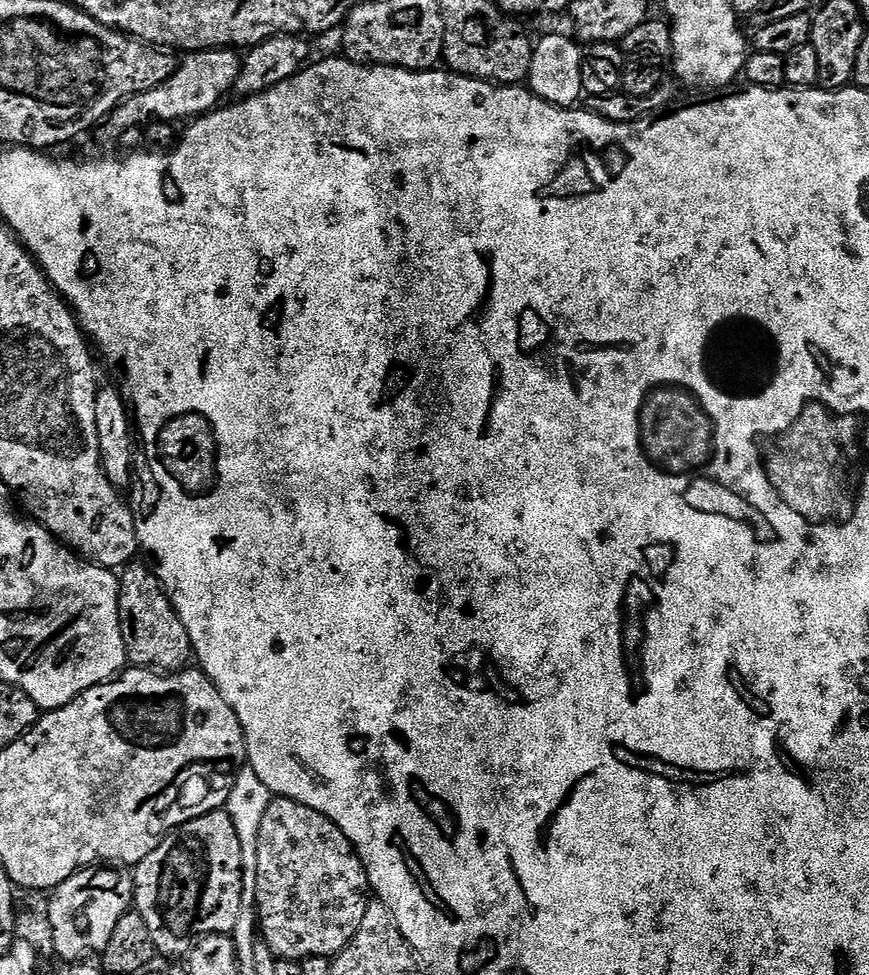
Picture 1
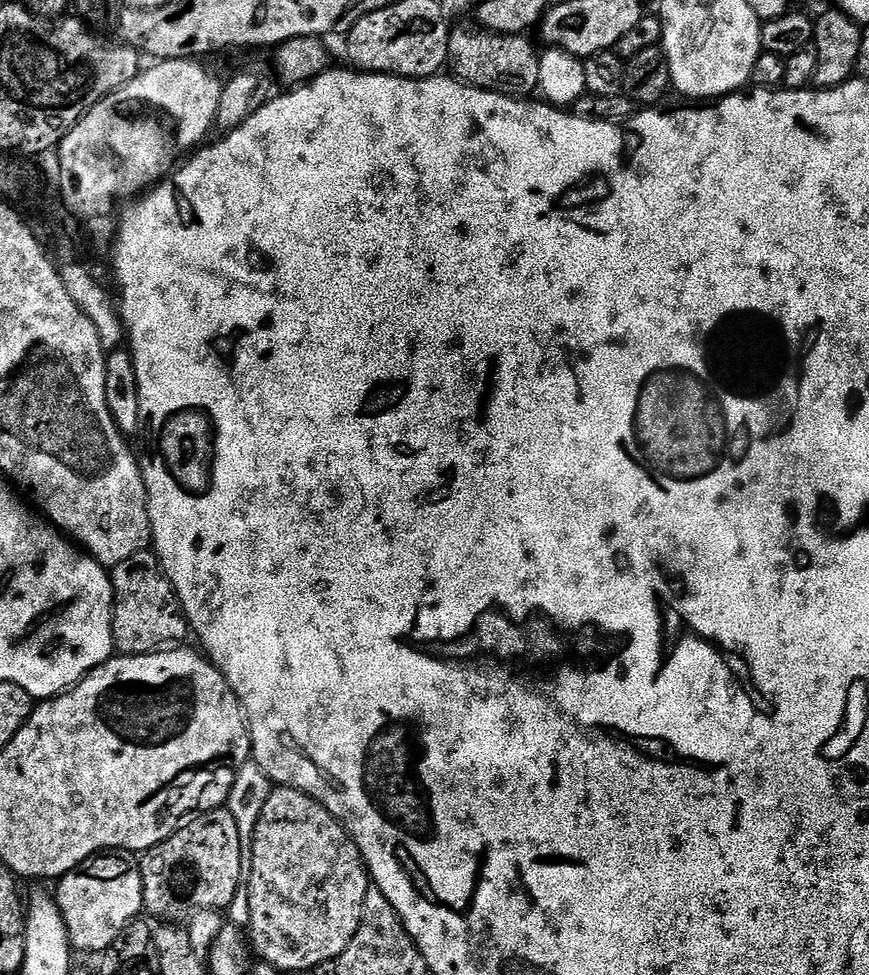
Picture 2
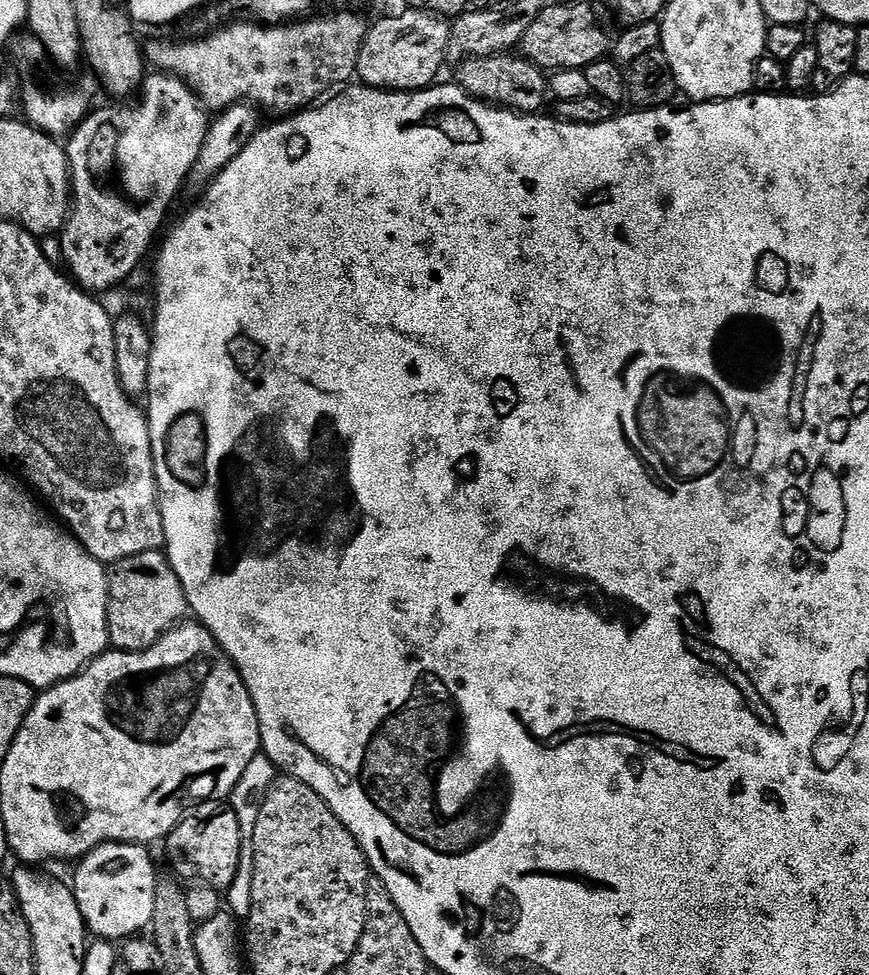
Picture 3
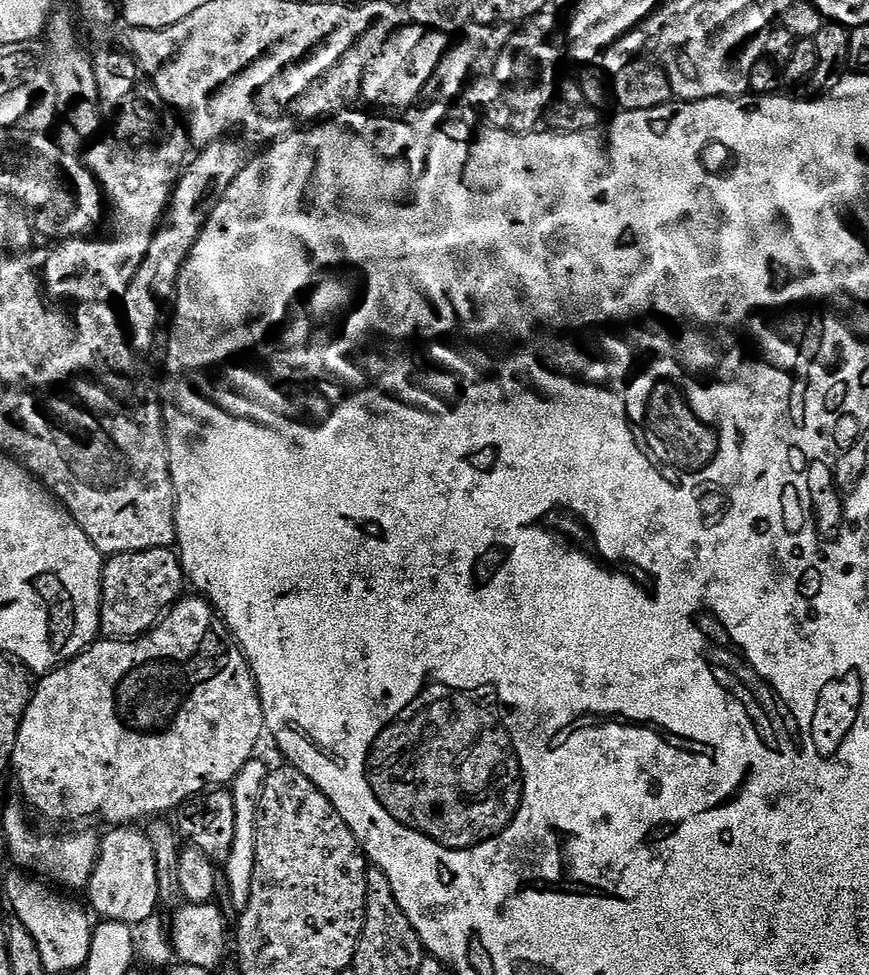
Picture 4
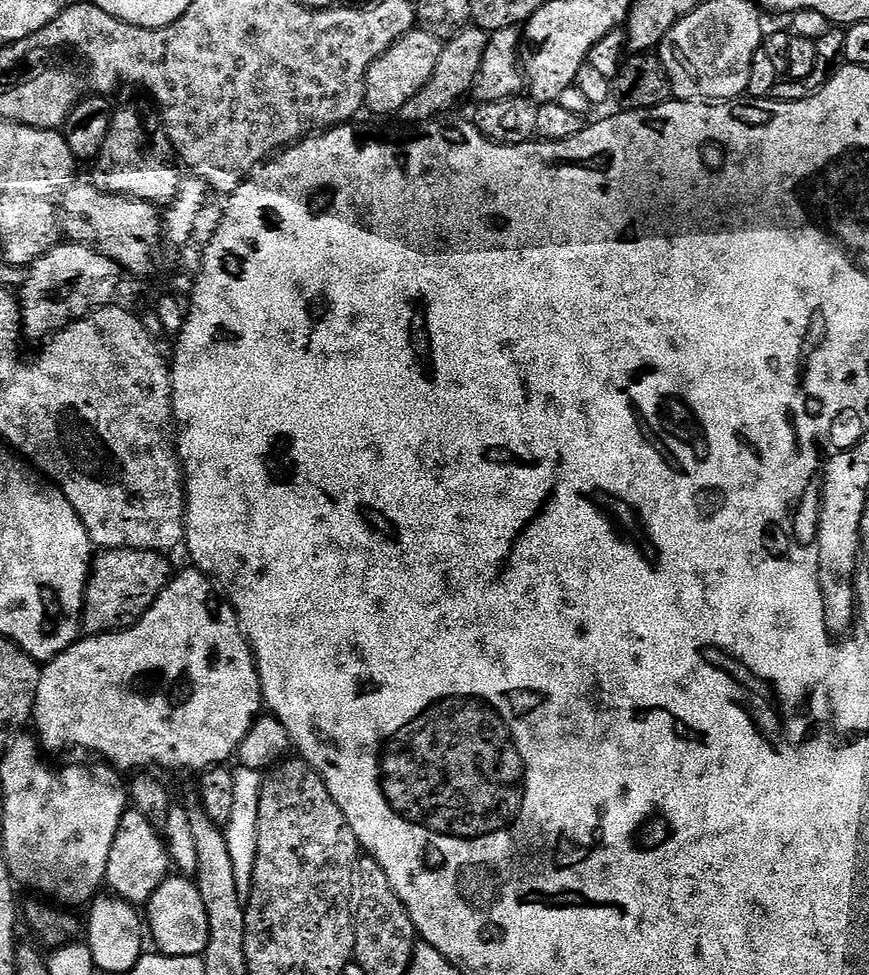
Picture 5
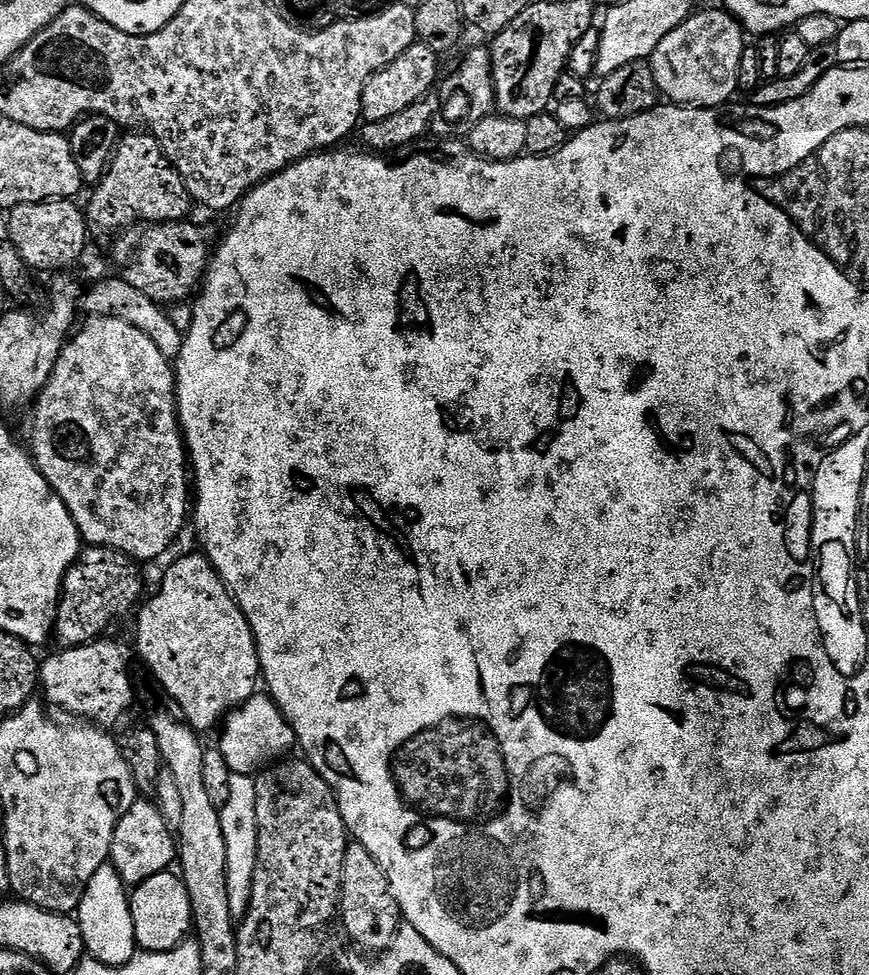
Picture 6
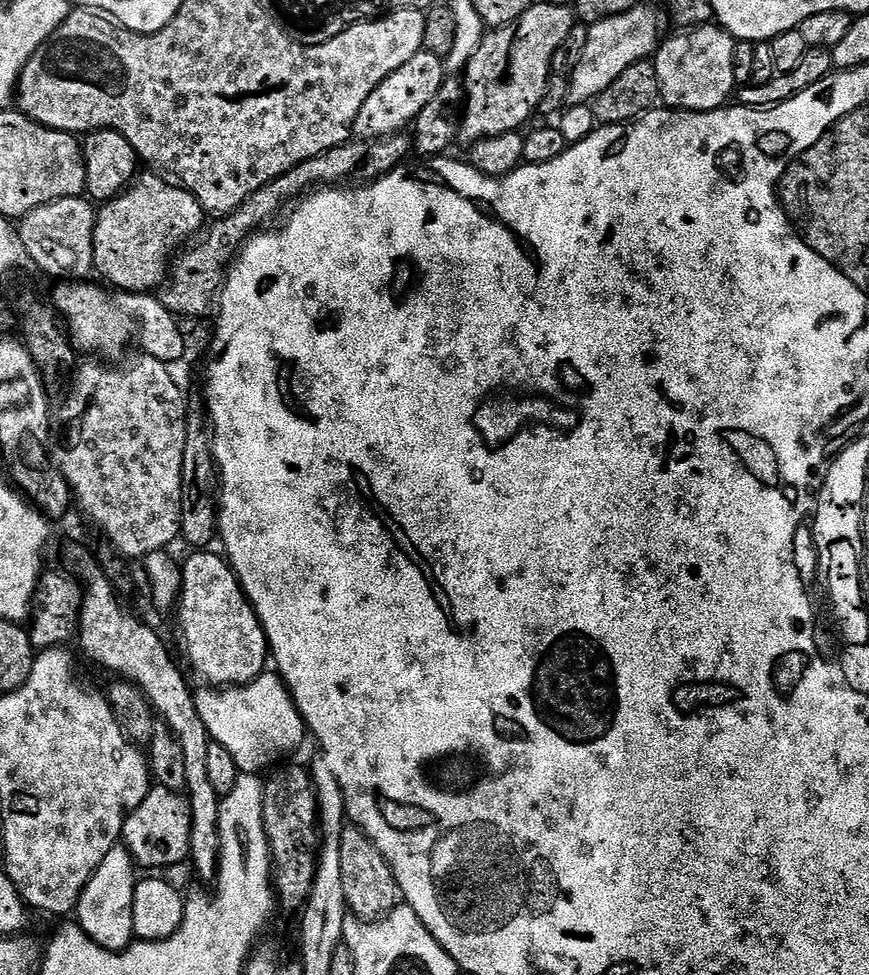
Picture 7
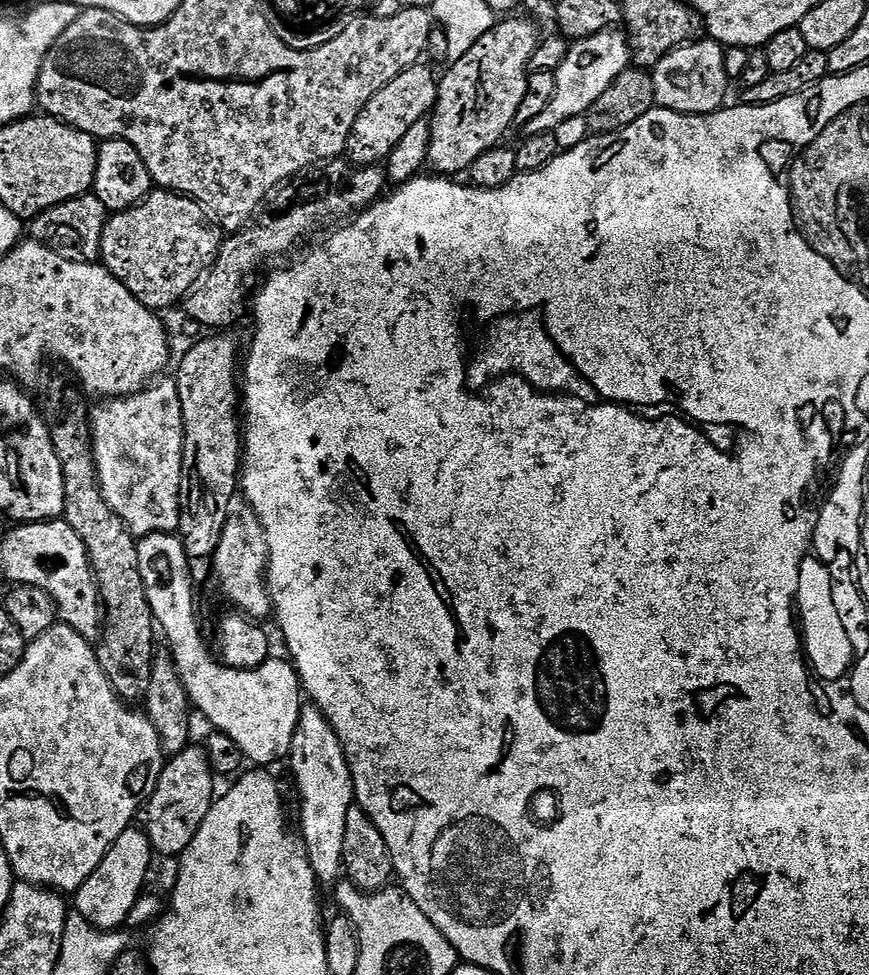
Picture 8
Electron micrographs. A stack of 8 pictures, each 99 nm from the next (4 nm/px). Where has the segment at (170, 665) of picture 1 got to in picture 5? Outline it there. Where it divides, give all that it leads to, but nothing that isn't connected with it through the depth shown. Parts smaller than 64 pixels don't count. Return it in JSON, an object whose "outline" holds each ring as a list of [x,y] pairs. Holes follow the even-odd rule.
{"outline":[[[109,548],[101,551],[92,561],[92,571],[88,578],[88,589],[84,591],[84,615],[82,628],[89,636],[101,636],[104,632],[123,632],[137,624],[162,594],[168,581],[174,575],[174,568],[167,564],[159,552],[147,552],[141,548]]]}

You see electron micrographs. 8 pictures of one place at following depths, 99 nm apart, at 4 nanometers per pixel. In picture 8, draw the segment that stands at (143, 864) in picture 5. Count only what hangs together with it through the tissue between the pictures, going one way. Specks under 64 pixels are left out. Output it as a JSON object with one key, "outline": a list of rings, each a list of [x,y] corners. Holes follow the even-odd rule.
{"outline":[[[186,747],[165,763],[162,774],[156,780],[154,794],[142,812],[142,831],[157,857],[183,857],[184,851],[194,842],[194,834],[198,834],[198,826],[202,826],[212,808],[217,795],[216,783],[218,780],[208,761],[207,747]]]}

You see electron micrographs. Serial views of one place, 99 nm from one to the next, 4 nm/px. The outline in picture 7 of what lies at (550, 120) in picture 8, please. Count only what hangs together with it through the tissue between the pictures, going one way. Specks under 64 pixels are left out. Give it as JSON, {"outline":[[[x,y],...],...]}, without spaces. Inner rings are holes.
{"outline":[[[642,2],[637,8],[626,10],[626,14],[611,16],[602,22],[591,25],[586,38],[586,47],[582,50],[582,59],[578,62],[578,66],[574,66],[570,77],[567,103],[569,105],[591,105],[596,96],[602,94],[602,90],[606,90],[606,86],[610,86],[610,82],[614,82],[614,78],[618,78],[618,74],[622,74],[622,70],[626,70],[626,66],[634,66],[634,62],[649,59],[662,40],[662,35],[660,36],[660,16],[662,20],[662,12],[659,7],[653,6],[651,8],[648,2]]]}

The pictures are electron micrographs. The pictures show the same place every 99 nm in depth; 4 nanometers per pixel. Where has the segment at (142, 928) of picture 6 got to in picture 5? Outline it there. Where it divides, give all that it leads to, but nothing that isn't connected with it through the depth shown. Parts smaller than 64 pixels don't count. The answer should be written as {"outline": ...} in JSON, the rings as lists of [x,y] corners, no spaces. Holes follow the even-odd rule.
{"outline":[[[179,874],[169,875],[148,900],[146,911],[148,911],[148,916],[146,912],[146,926],[151,941],[153,938],[157,946],[155,949],[161,955],[180,959],[191,959],[203,955],[206,946],[209,944],[209,923],[206,906],[203,905],[202,896],[198,893],[198,888],[193,879]]]}

